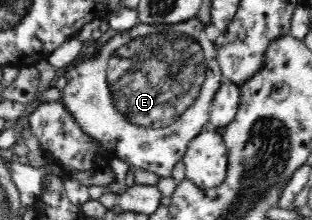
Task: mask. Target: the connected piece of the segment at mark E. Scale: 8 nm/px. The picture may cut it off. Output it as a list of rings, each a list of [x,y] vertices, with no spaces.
[[[197,17],[186,22],[172,24],[138,23],[127,31],[117,32],[106,43],[100,44],[99,49],[95,49],[92,55],[84,55],[60,73],[60,103],[63,103],[64,108],[71,113],[71,118],[75,120],[75,124],[83,130],[83,133],[97,139],[100,145],[103,145],[117,159],[125,161],[130,167],[152,171],[159,178],[172,177],[175,163],[184,156],[189,142],[204,130],[205,124],[209,121],[211,102],[221,87],[221,83],[224,82],[220,65],[216,59],[215,42],[207,38],[205,28]]]

